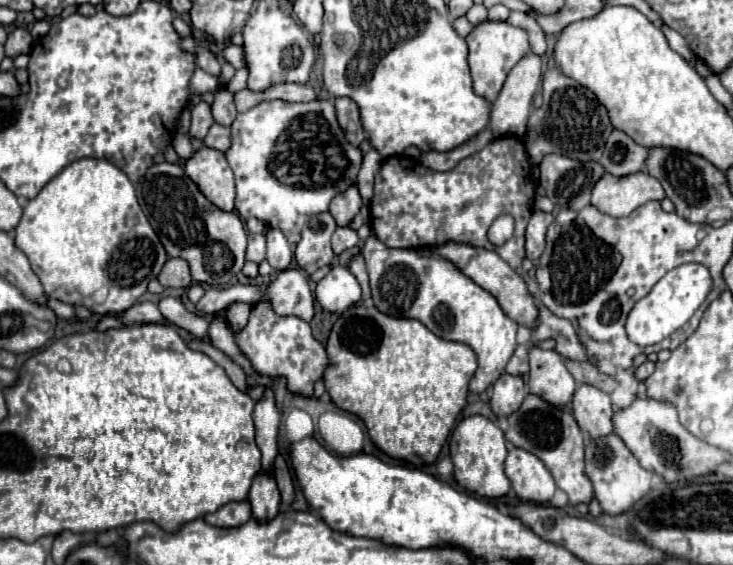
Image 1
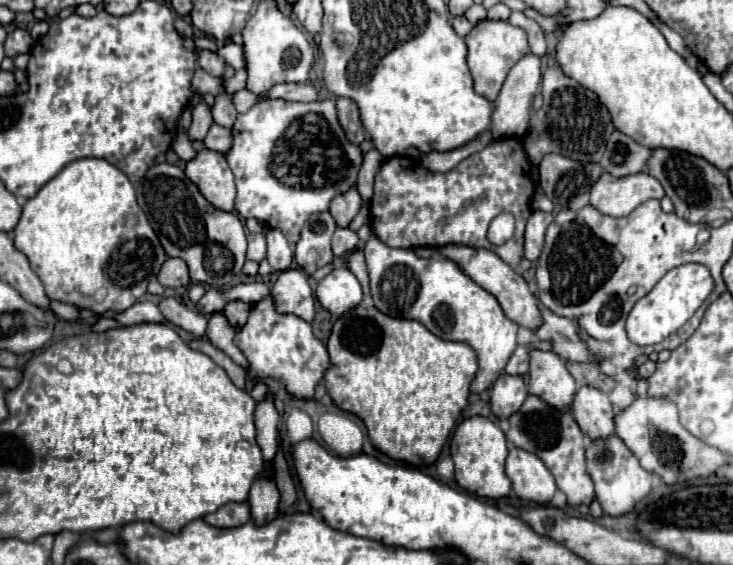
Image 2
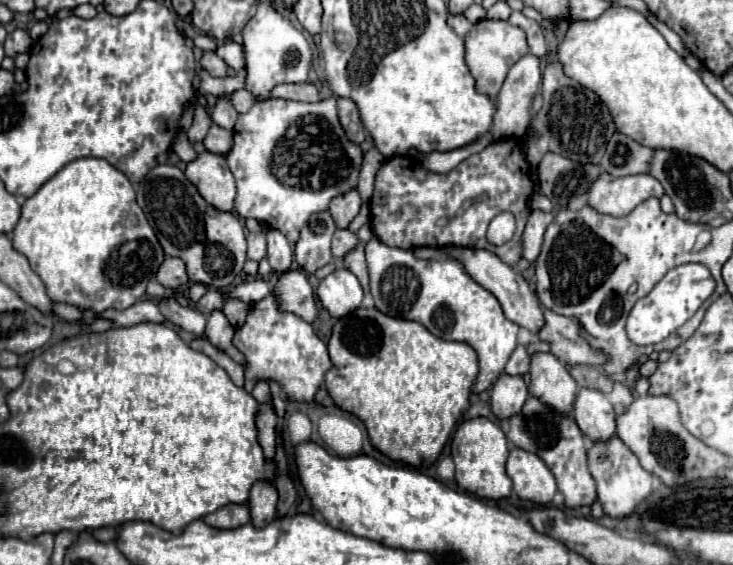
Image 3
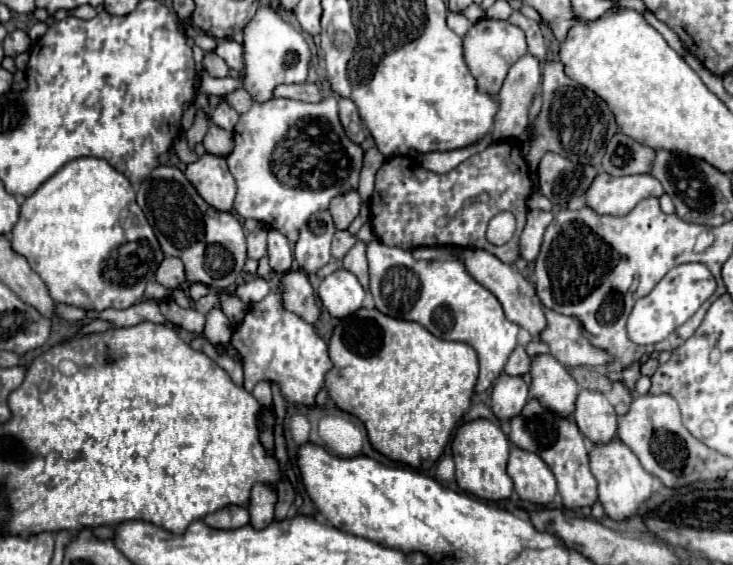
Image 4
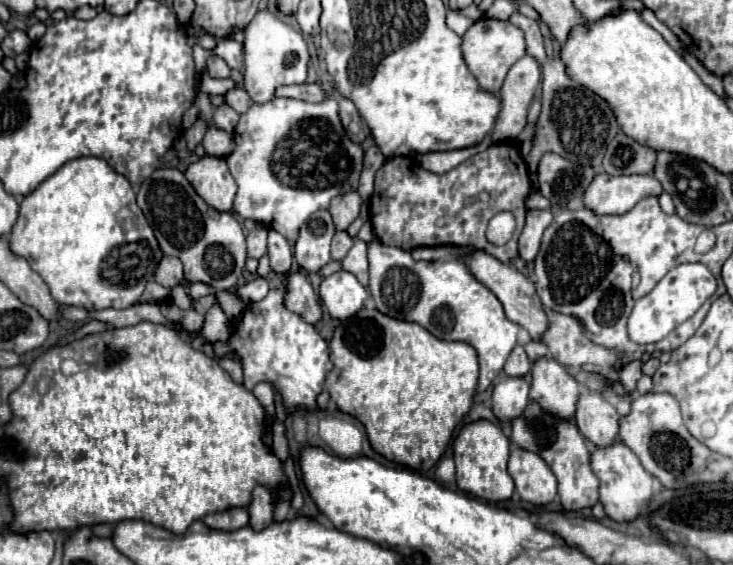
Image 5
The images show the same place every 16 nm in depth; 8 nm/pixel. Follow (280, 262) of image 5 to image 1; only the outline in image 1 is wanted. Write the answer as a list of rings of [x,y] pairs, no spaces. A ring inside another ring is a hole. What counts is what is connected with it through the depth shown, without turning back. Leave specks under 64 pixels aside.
[[[270,228],[268,230],[268,252],[266,252],[266,260],[276,270],[286,270],[290,266],[290,262],[292,262],[290,244],[284,238],[284,234],[280,230],[276,230],[276,228]]]

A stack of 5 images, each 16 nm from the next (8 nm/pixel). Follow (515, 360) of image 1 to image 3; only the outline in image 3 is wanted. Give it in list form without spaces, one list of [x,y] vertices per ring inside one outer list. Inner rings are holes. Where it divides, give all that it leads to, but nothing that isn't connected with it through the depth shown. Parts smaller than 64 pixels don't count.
[[[518,346],[518,348],[512,352],[512,356],[510,356],[504,372],[510,374],[510,376],[522,376],[522,374],[526,374],[528,370],[530,370],[530,356],[528,356],[528,352],[526,352],[524,346]]]

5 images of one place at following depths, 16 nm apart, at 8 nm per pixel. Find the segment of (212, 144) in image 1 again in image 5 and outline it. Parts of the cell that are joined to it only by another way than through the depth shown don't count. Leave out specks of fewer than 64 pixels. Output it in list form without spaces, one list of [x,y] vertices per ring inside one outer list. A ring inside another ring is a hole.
[[[212,126],[204,140],[202,140],[202,146],[204,146],[204,152],[208,156],[216,156],[216,158],[226,158],[232,154],[234,150],[234,136],[228,134],[228,132],[220,132],[216,126]]]

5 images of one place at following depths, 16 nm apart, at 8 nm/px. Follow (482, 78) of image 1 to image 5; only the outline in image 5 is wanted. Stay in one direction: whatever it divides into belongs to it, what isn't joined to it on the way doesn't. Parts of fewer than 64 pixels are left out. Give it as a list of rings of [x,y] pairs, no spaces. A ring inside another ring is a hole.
[[[480,18],[462,36],[462,54],[464,54],[464,60],[470,68],[470,72],[476,76],[480,88],[484,88],[488,92],[498,92],[502,88],[502,82],[504,82],[510,66],[526,54],[524,34],[520,32],[520,28],[516,28],[510,22]]]

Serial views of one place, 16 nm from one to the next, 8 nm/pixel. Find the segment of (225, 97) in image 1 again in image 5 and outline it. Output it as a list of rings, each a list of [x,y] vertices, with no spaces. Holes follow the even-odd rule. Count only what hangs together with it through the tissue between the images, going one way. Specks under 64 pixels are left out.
[[[224,104],[214,114],[214,126],[220,128],[220,130],[224,130],[224,132],[230,132],[232,134],[234,128],[236,128],[236,124],[238,124],[238,118],[240,118],[240,114],[234,112],[230,106]]]

